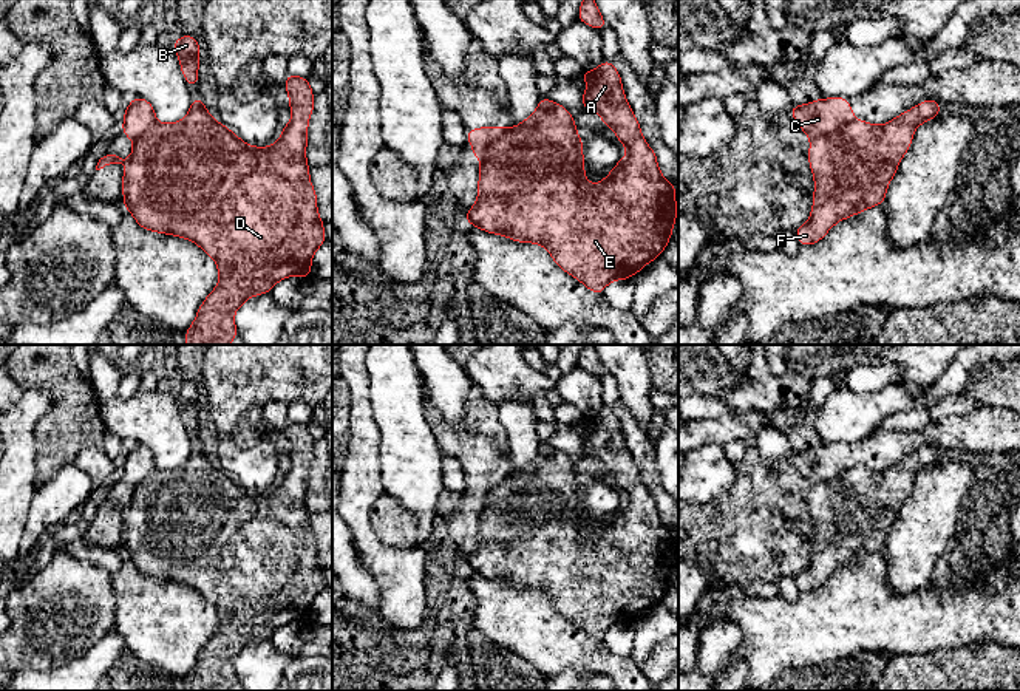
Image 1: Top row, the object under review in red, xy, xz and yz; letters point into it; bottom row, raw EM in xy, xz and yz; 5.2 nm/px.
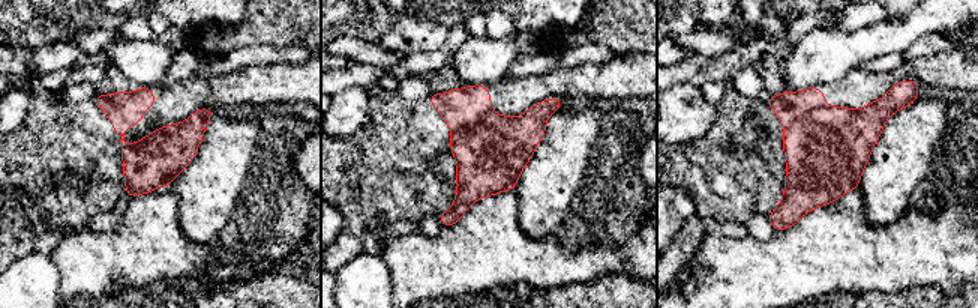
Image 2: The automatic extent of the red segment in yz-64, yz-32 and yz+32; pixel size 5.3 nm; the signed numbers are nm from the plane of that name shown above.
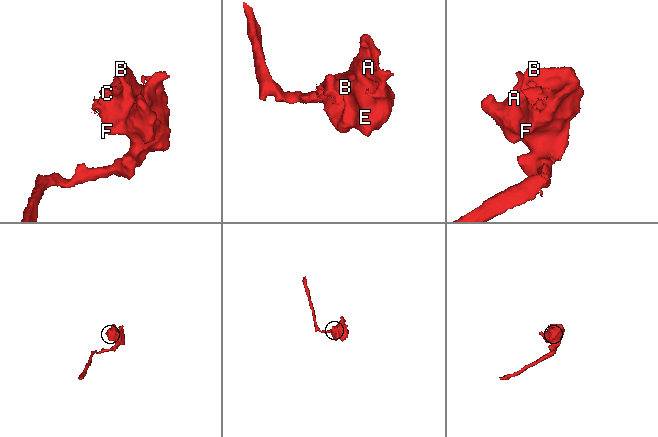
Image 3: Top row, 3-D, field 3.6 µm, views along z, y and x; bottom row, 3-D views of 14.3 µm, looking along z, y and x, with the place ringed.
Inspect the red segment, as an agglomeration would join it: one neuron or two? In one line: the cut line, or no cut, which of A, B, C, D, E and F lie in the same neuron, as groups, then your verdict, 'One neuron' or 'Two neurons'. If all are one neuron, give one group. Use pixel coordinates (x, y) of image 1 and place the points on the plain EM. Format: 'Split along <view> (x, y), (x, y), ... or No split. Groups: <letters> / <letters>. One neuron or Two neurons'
Split along yz (852, 466), (812, 489). Groups: A B D E F / C. Two neurons

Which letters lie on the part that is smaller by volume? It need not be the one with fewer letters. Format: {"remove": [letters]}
{"remove": ["C"]}

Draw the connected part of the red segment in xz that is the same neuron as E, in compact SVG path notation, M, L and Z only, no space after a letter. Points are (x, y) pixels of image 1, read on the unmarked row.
M604 405L580 425L589 428L583 437L584 456L603 464L603 471L615 478L627 501L600 530L589 530L583 487L572 461L541 444L530 464L508 473L490 490L479 515L478 549L467 558L465 569L513 587L544 592L563 617L601 642L607 629L634 623L661 601L677 566L677 535L661 523L655 498L643 485L624 444L617 414Z

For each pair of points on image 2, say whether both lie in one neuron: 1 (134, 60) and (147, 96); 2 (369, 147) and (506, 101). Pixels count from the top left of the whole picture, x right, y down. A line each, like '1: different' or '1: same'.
1: different
2: same

